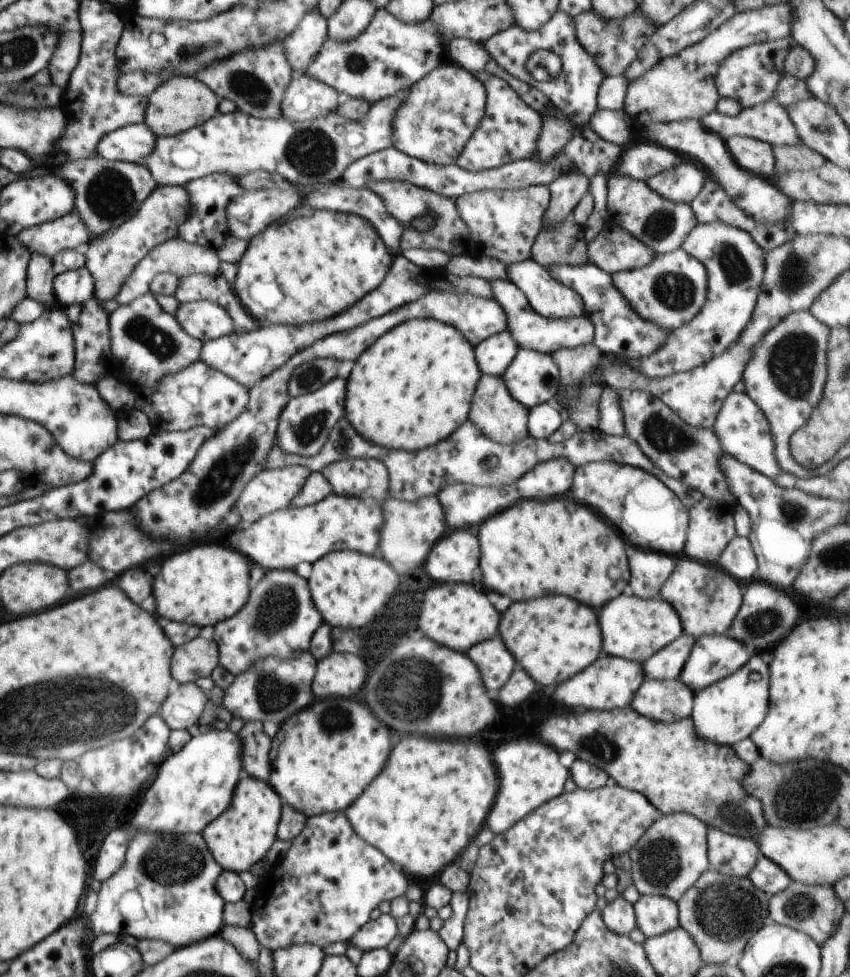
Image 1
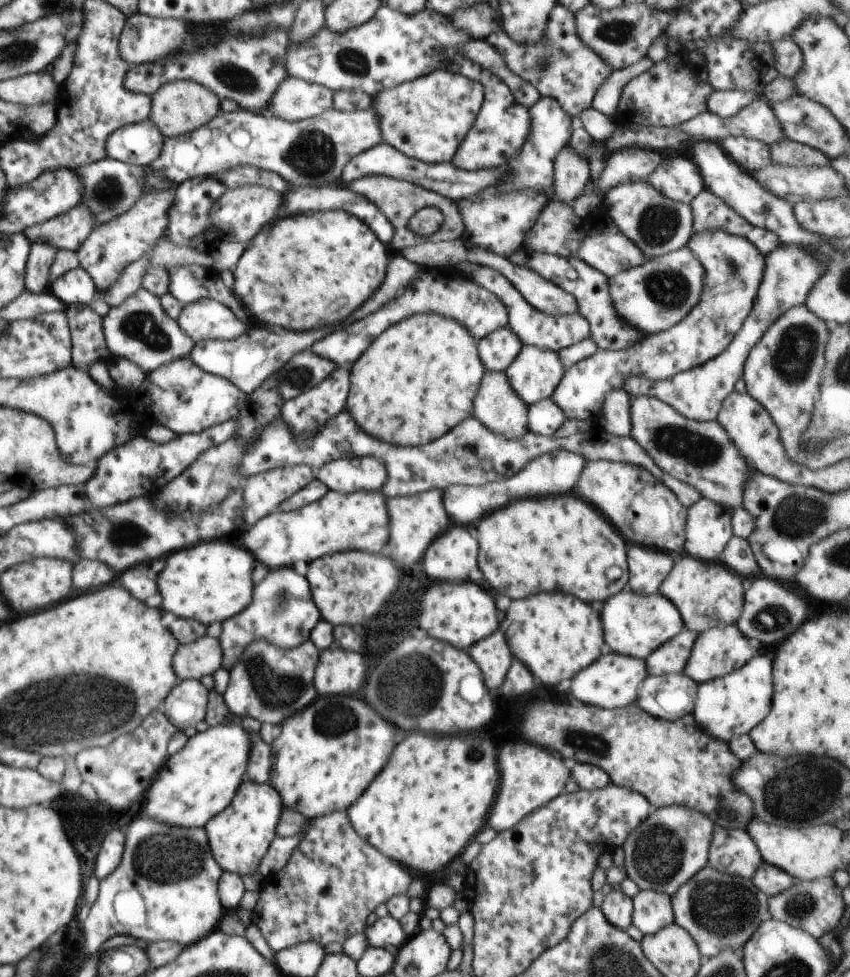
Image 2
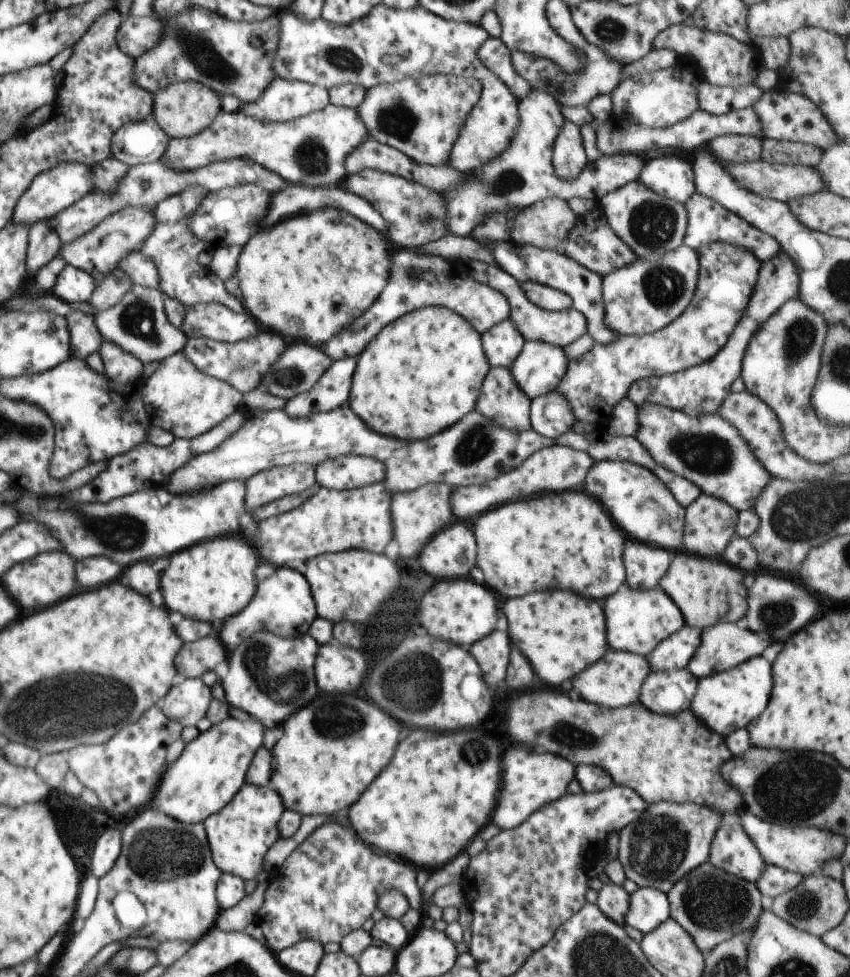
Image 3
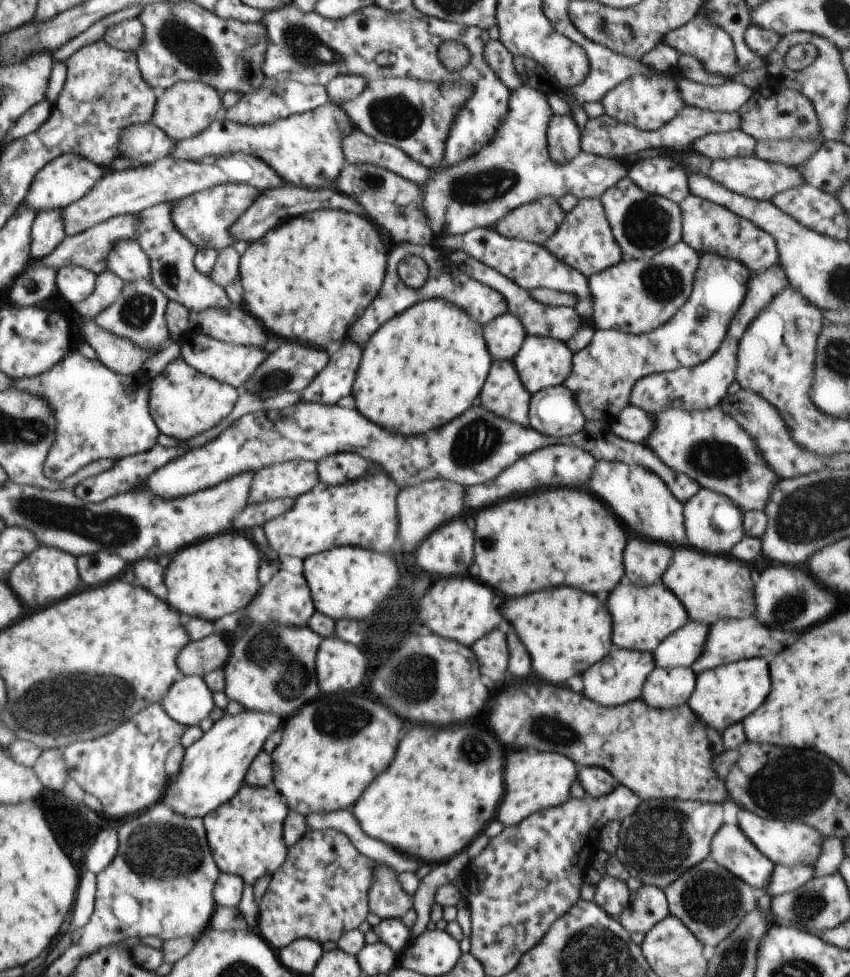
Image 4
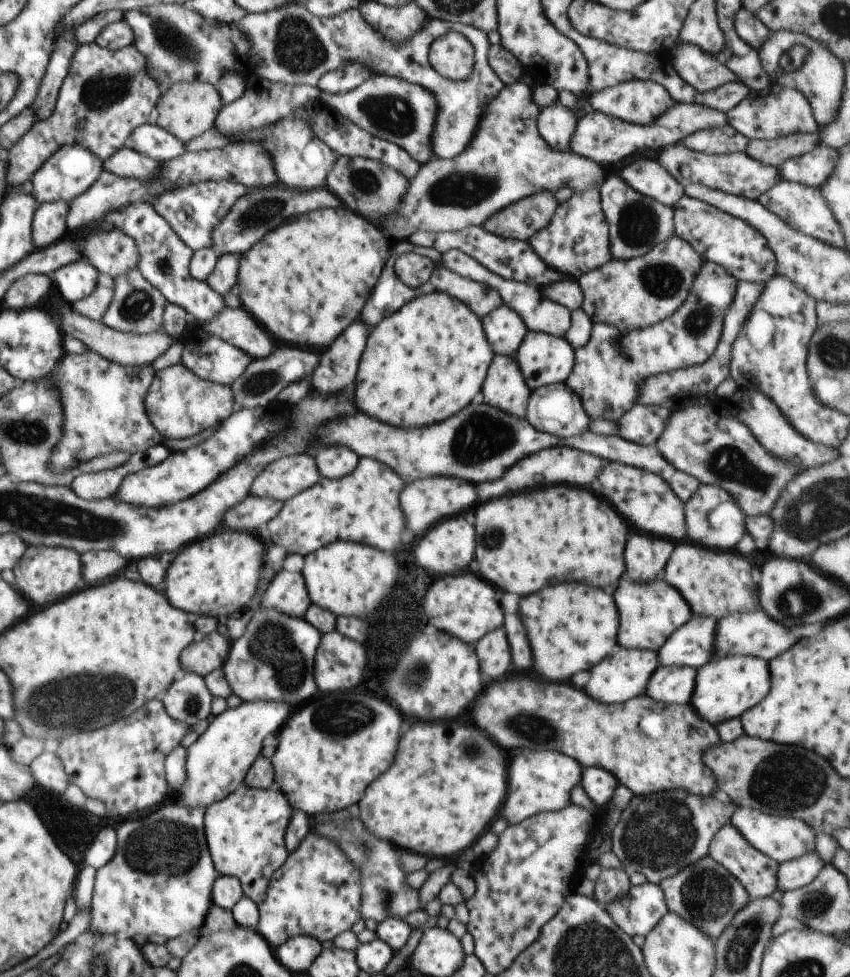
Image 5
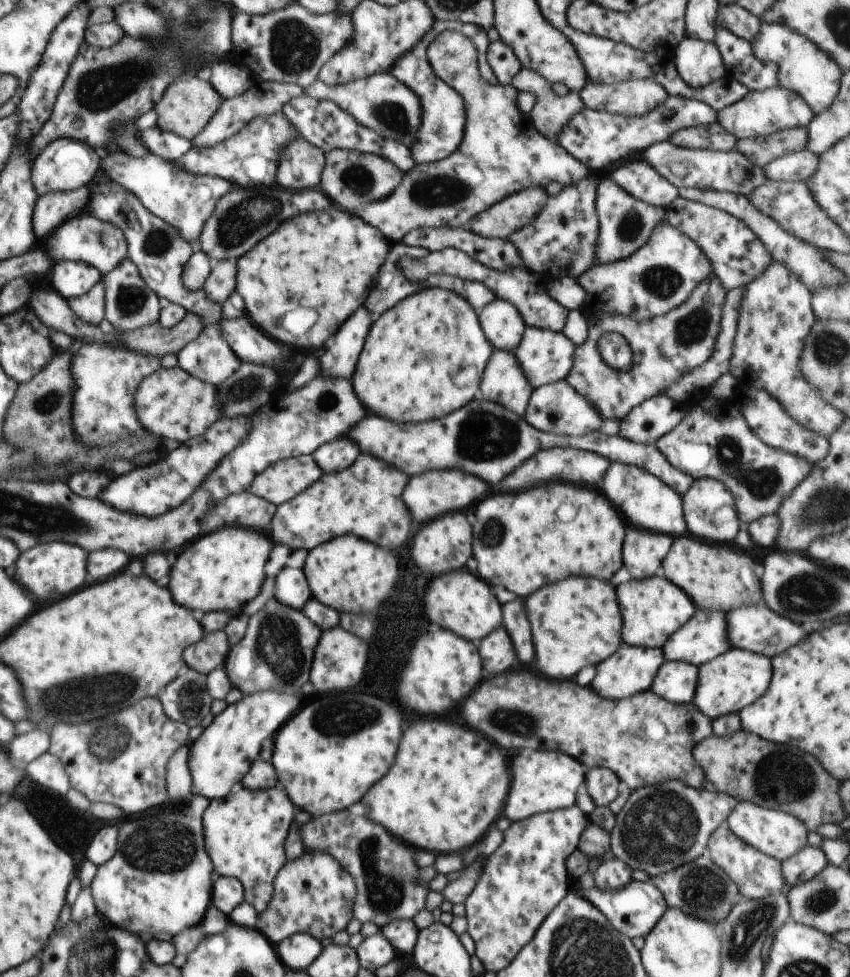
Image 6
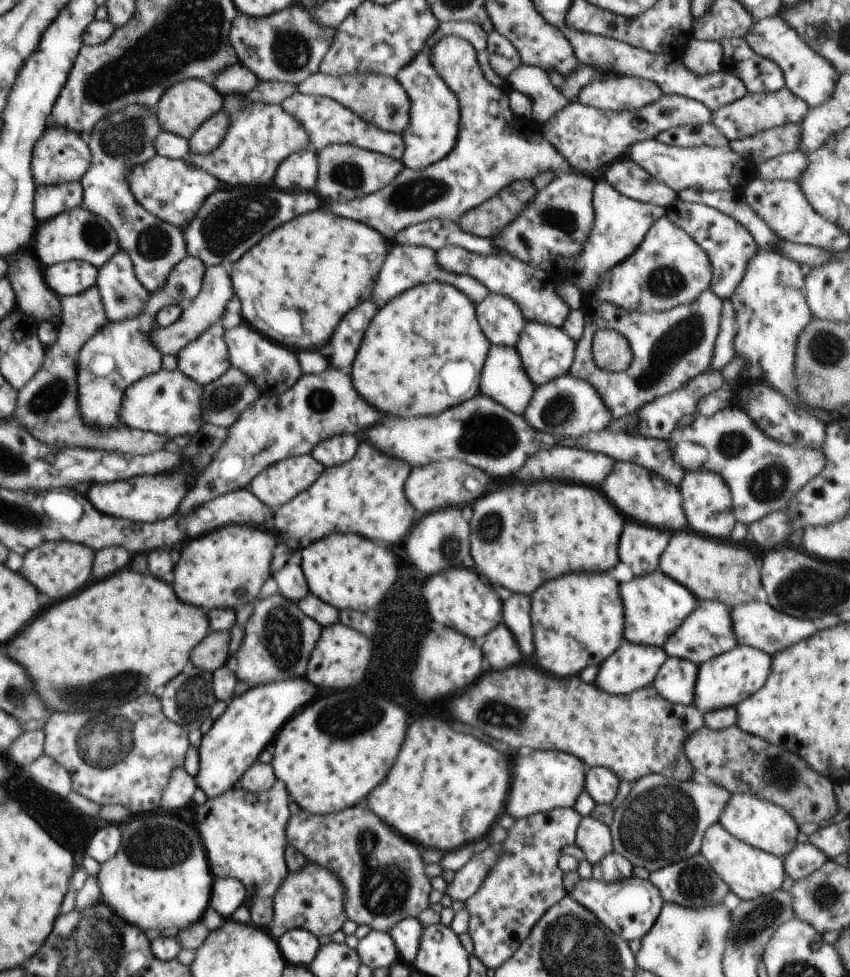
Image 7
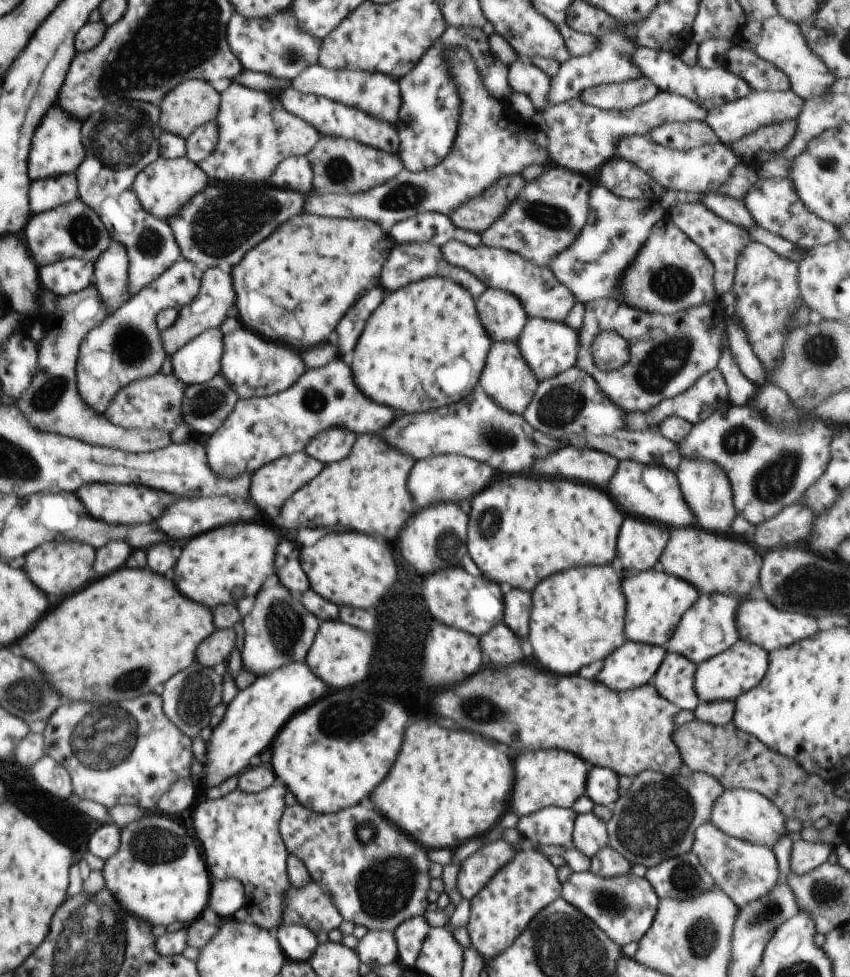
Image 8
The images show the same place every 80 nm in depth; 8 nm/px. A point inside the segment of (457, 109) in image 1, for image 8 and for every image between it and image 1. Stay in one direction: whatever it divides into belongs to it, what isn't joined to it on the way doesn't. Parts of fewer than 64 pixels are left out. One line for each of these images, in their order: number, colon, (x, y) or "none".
2: (426, 119)
3: (422, 117)
4: (416, 116)
5: (398, 111)
6: (380, 102)
7: (380, 100)
8: (377, 94)

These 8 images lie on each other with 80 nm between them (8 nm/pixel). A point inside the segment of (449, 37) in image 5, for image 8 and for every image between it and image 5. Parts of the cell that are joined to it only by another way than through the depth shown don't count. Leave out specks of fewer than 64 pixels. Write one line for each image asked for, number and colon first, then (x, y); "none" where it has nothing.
6: (502, 153)
7: (495, 148)
8: (492, 142)

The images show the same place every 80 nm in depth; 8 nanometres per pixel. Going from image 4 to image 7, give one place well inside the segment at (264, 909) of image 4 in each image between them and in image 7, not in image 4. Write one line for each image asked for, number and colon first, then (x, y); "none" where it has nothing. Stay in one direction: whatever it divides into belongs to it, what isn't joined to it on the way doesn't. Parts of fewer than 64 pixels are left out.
5: (317, 892)
6: (314, 894)
7: (313, 898)

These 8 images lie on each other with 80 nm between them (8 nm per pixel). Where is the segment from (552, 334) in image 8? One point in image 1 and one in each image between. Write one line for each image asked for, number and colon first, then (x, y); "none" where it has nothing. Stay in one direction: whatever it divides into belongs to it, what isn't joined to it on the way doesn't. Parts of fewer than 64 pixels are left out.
1: (532, 378)
2: (535, 374)
3: (538, 370)
4: (542, 362)
5: (544, 359)
6: (546, 357)
7: (547, 352)

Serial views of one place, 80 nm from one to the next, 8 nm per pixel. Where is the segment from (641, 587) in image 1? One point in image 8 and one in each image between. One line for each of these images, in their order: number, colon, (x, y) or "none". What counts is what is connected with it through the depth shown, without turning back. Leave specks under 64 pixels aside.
2: (649, 567)
3: (645, 564)
4: (645, 561)
5: (646, 556)
6: (643, 551)
7: (641, 546)
8: (640, 542)

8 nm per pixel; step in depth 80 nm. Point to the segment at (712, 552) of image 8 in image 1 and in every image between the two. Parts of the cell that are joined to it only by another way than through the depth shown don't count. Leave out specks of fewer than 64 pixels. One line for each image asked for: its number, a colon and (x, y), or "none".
1: (707, 598)
2: (707, 595)
3: (707, 591)
4: (711, 587)
5: (715, 584)
6: (722, 577)
7: (711, 569)

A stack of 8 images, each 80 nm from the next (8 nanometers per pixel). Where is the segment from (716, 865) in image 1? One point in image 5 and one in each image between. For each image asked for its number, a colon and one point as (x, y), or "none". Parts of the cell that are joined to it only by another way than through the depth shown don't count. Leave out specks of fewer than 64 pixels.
2: (732, 851)
3: (732, 850)
4: (730, 847)
5: (757, 872)

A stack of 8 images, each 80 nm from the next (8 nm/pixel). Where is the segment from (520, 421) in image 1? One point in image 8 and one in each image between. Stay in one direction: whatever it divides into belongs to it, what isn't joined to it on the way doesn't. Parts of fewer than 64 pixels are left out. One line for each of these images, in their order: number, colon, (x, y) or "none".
2: (498, 407)
3: (500, 400)
4: (503, 393)
5: (504, 388)
6: (503, 381)
7: (503, 378)
8: (507, 379)

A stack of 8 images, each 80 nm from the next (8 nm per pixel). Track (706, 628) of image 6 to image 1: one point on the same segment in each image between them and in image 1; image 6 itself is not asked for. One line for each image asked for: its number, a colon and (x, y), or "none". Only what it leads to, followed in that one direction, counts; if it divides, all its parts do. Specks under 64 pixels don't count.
1: (667, 663)
2: (671, 658)
3: (674, 653)
4: (680, 649)
5: (692, 644)

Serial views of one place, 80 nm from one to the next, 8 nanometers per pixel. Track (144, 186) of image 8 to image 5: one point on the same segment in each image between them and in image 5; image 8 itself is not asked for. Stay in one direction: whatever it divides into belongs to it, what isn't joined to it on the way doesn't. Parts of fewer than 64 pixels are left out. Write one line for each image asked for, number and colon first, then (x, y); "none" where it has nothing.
5: (193, 212)
6: (185, 201)
7: (174, 190)

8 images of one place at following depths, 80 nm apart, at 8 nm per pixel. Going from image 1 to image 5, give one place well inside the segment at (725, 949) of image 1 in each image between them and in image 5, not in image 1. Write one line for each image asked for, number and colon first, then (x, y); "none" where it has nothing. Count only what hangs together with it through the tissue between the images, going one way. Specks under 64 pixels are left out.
2: (717, 910)
3: (711, 905)
4: (711, 901)
5: (705, 894)

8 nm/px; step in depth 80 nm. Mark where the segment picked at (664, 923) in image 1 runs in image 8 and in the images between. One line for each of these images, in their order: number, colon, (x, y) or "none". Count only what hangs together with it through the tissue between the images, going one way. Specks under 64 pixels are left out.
2: (652, 910)
3: (649, 907)
4: (648, 905)
5: (643, 906)
6: (634, 910)
7: (629, 908)
8: (624, 907)

